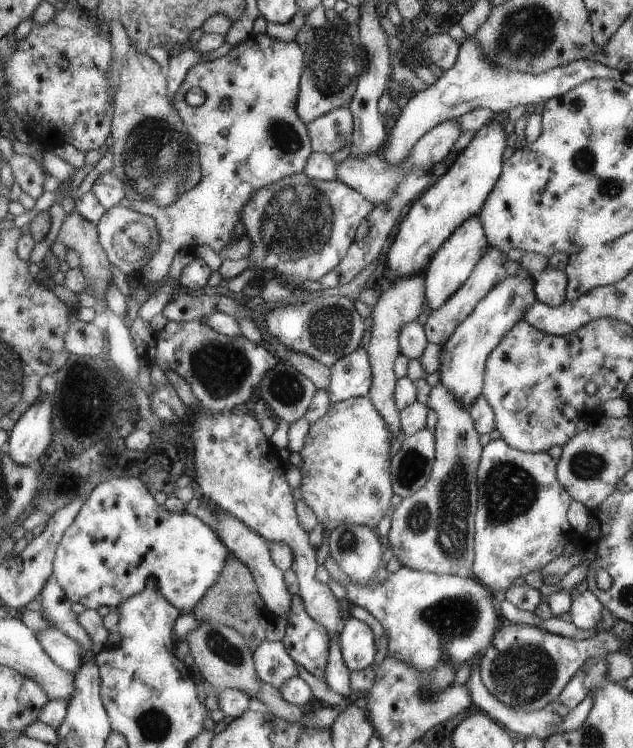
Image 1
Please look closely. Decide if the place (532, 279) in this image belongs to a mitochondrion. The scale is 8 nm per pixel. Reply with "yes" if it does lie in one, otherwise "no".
no

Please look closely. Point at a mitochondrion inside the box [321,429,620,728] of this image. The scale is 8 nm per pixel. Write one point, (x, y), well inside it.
(524, 673)

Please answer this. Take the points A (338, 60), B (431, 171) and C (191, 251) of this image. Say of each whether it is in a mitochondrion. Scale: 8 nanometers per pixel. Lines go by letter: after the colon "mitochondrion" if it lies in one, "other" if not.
A: mitochondrion
B: other
C: other

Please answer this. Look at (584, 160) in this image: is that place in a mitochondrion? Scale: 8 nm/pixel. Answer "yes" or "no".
yes

